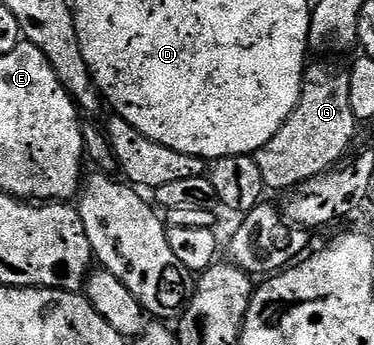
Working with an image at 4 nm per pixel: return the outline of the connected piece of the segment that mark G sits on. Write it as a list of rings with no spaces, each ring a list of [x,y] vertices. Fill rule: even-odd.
[[[330,60],[308,64],[303,70],[303,94],[295,104],[295,110],[285,123],[254,154],[261,167],[261,179],[268,190],[294,190],[309,179],[321,176],[344,160],[343,152],[351,145],[357,122],[353,107],[349,107],[349,72],[339,65],[330,65]]]

